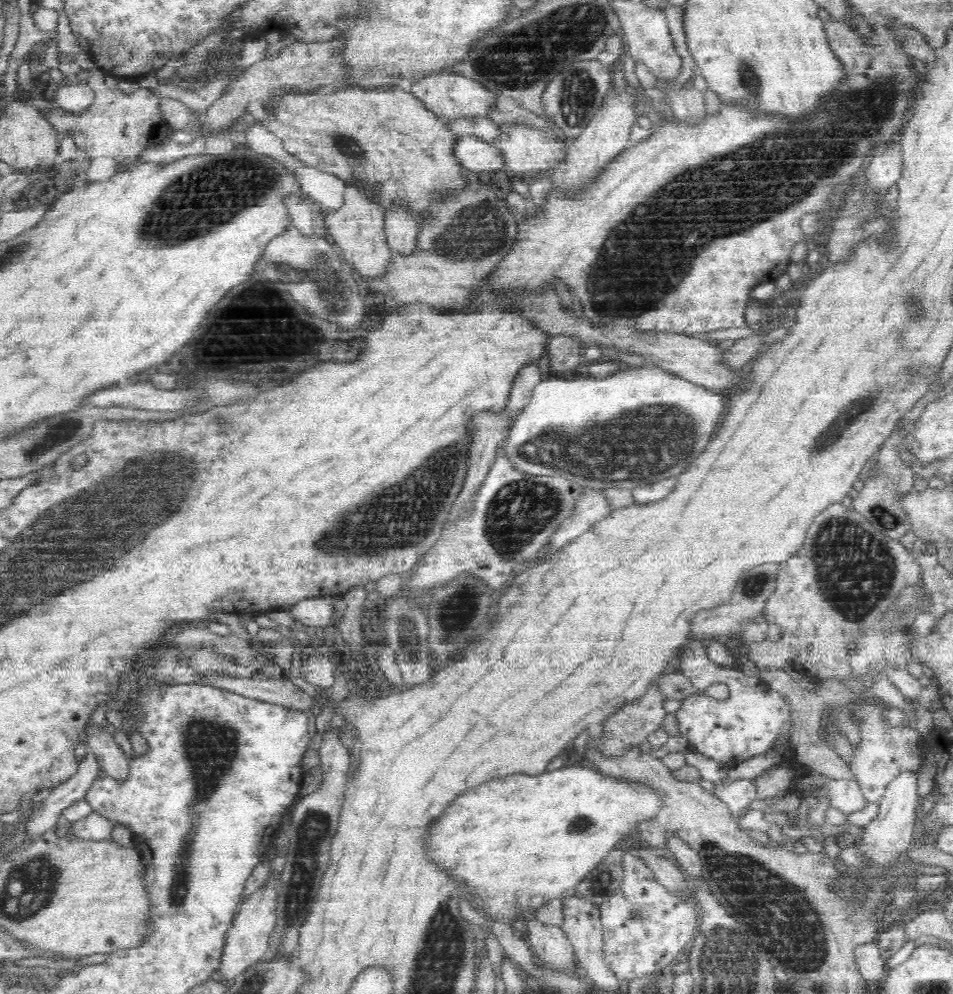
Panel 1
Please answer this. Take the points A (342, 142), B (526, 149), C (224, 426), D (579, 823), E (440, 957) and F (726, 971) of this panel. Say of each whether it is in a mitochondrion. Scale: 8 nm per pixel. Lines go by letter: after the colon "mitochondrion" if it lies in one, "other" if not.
A: mitochondrion
B: other
C: mitochondrion
D: mitochondrion
E: mitochondrion
F: mitochondrion

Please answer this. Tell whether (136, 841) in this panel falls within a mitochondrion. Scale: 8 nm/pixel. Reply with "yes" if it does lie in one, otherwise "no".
no

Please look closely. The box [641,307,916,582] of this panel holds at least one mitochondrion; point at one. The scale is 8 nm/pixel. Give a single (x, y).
(858, 405)

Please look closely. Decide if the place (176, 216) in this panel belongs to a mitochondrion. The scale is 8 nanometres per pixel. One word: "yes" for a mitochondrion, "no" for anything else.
yes

